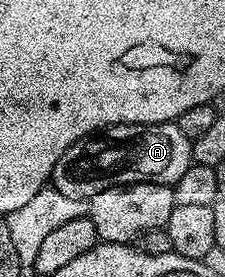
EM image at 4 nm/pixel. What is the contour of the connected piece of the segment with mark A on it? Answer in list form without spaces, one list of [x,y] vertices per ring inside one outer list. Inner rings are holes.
[[[177,122],[121,123],[64,149],[64,157],[56,161],[56,169],[50,174],[50,183],[67,197],[90,200],[104,189],[130,183],[173,185],[188,173],[191,162],[192,140],[180,133]]]

